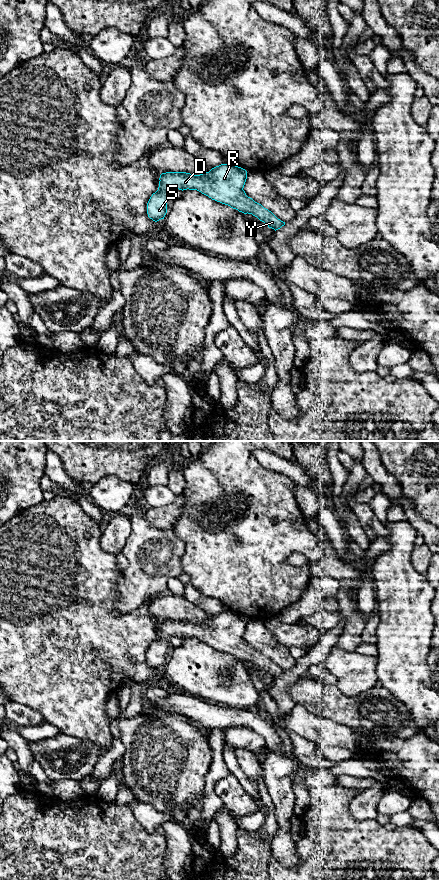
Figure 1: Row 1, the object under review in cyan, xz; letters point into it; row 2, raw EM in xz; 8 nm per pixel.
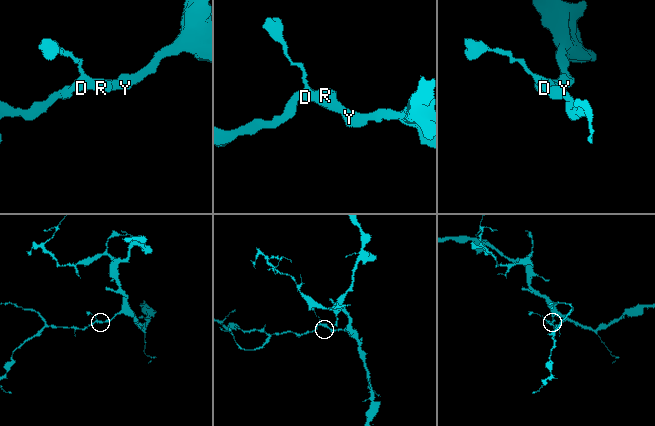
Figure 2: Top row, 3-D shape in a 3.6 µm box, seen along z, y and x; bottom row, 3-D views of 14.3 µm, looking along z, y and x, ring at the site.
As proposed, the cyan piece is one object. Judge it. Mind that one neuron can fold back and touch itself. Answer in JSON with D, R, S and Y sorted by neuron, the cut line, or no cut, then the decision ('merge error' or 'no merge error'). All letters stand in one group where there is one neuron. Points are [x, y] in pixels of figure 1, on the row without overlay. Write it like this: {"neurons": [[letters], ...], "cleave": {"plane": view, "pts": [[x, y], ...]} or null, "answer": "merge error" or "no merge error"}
{"neurons": [["D", "R", "S", "Y"]], "cleave": null, "answer": "no merge error"}

